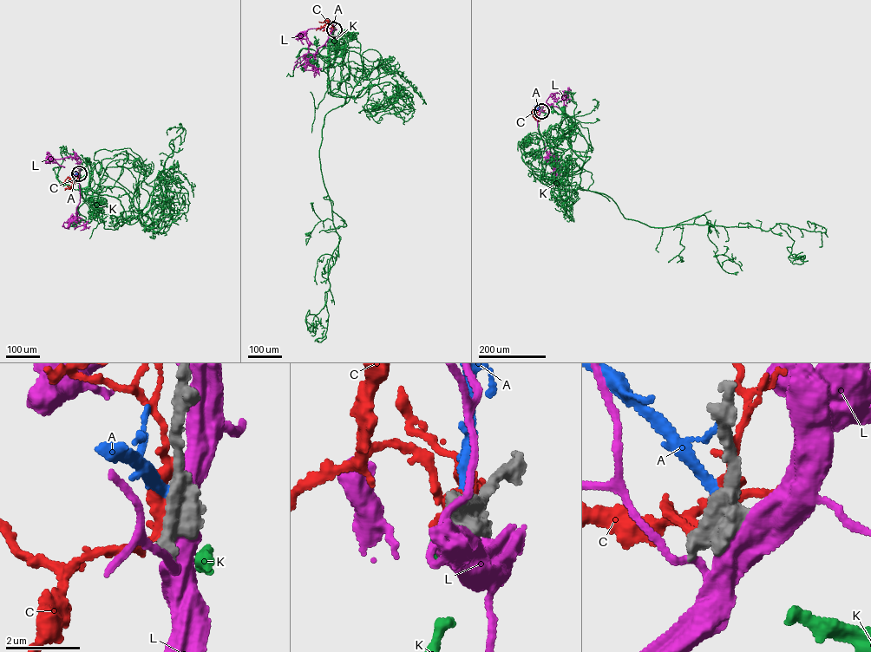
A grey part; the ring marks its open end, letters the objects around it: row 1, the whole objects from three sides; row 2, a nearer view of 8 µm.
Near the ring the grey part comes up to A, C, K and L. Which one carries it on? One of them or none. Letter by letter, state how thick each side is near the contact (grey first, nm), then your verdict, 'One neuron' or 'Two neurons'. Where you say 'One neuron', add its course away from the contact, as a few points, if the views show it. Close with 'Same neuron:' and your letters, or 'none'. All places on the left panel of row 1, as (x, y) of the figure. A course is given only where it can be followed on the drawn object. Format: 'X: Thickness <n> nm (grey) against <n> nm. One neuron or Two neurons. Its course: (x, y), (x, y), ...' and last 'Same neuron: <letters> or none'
A: Thickness 700 nm (grey) against 280 nm. Two neurons
C: Thickness 650 nm (grey) against 400 nm. Two neurons
K: Thickness 550 nm (grey) against 340 nm. One neuron. Its course: (79, 173), (81, 166), (89, 163), (88, 159)
L: Thickness 650 nm (grey) against 600 nm. Two neurons
Same neuron: K

